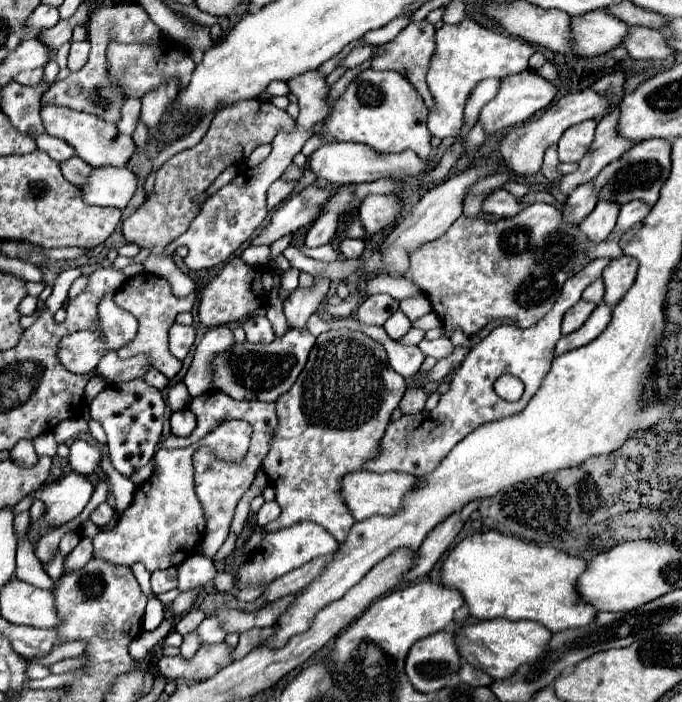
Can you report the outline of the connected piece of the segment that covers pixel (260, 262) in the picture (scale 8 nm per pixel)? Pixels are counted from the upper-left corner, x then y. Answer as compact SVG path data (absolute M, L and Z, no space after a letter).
M248 246L244 252L242 252L242 262L246 266L252 266L252 268L260 268L264 266L266 262L270 262L270 248L266 246Z

